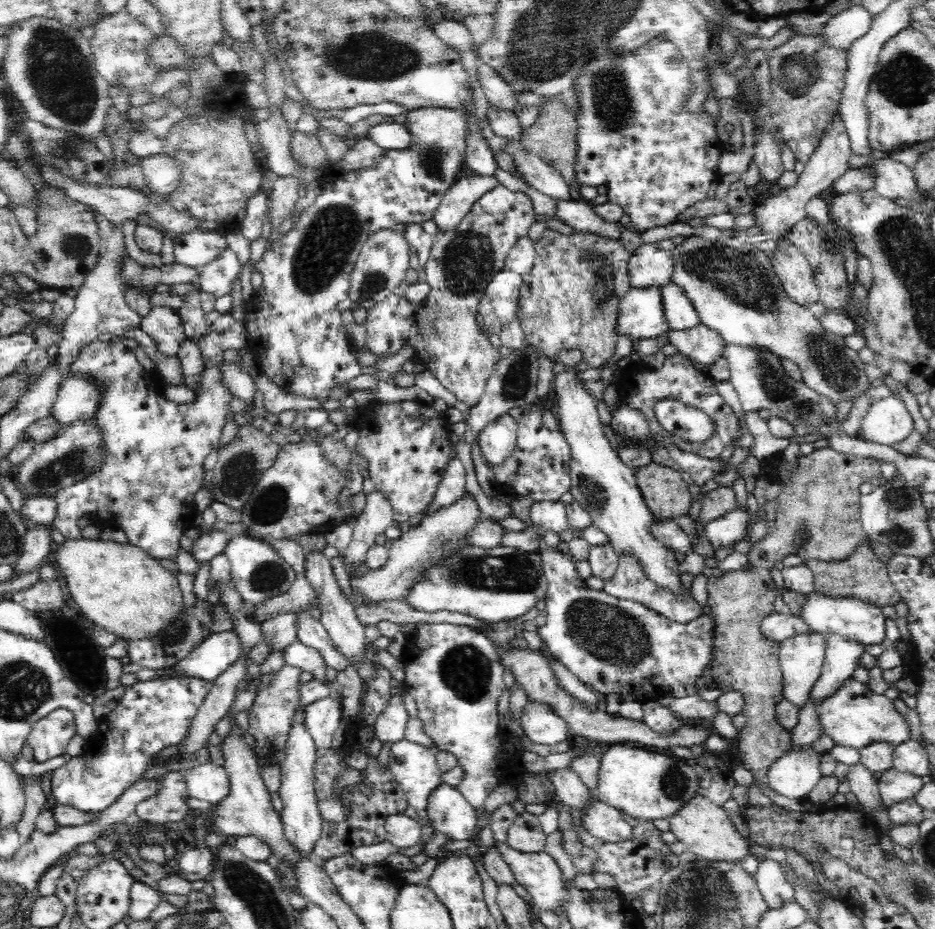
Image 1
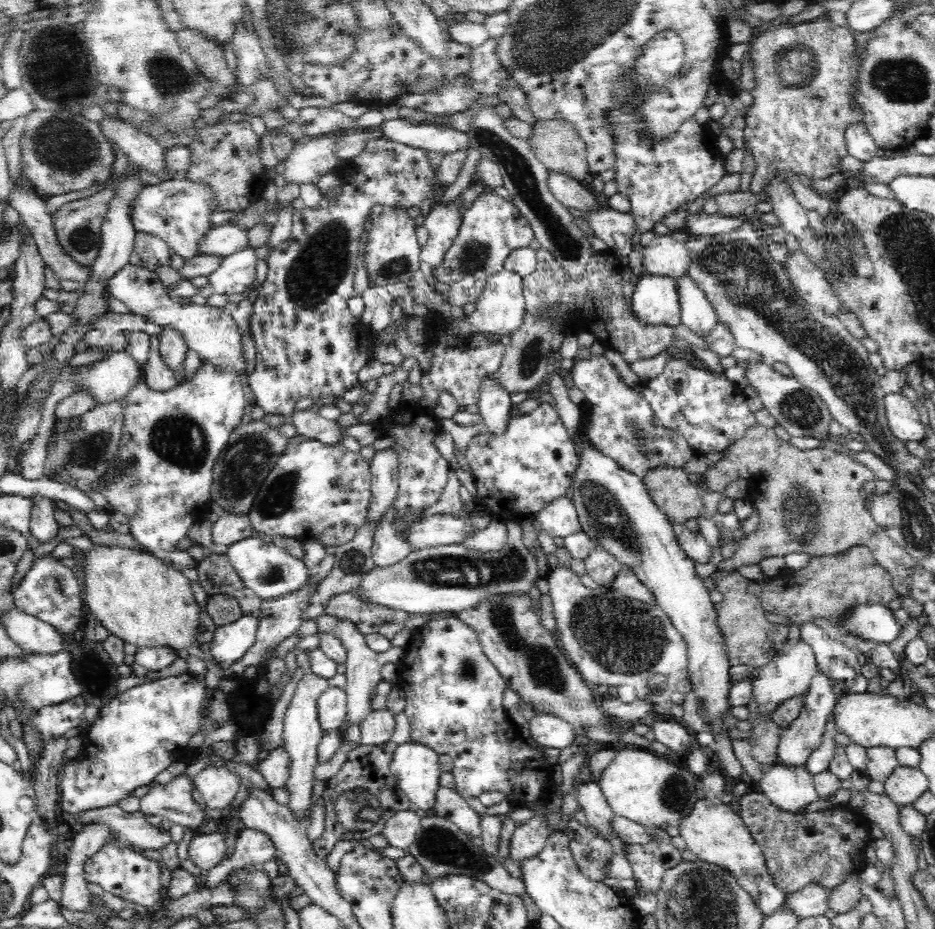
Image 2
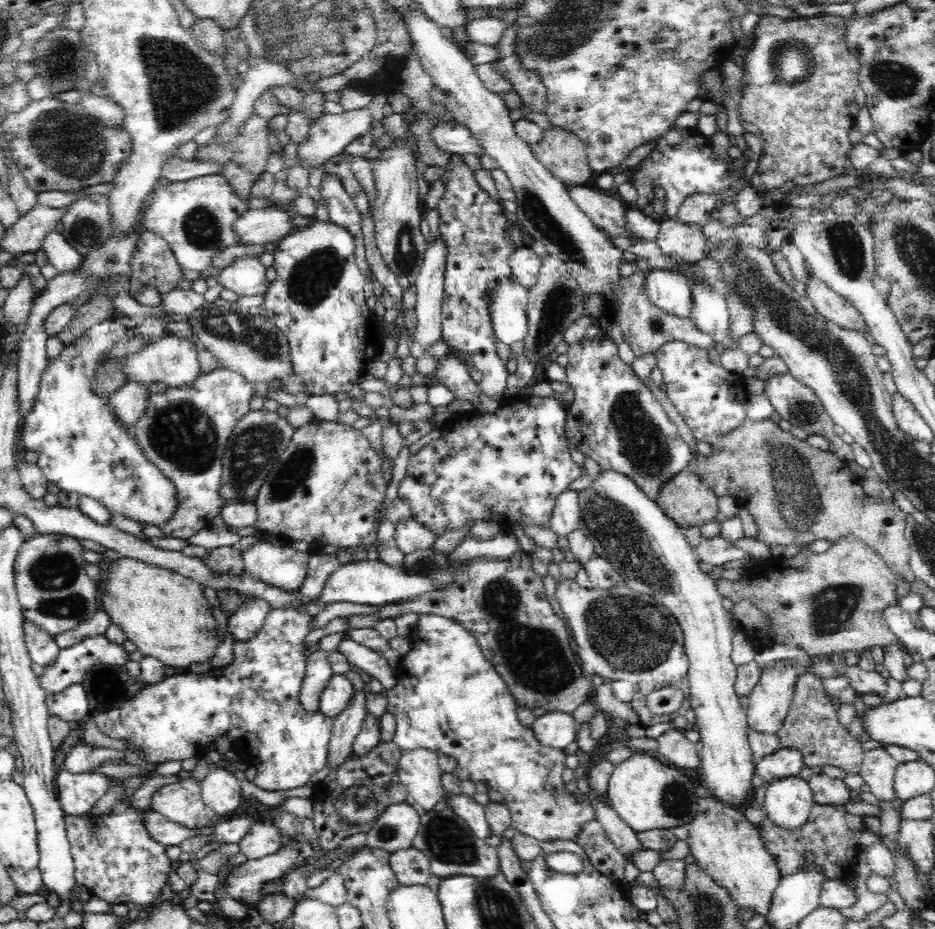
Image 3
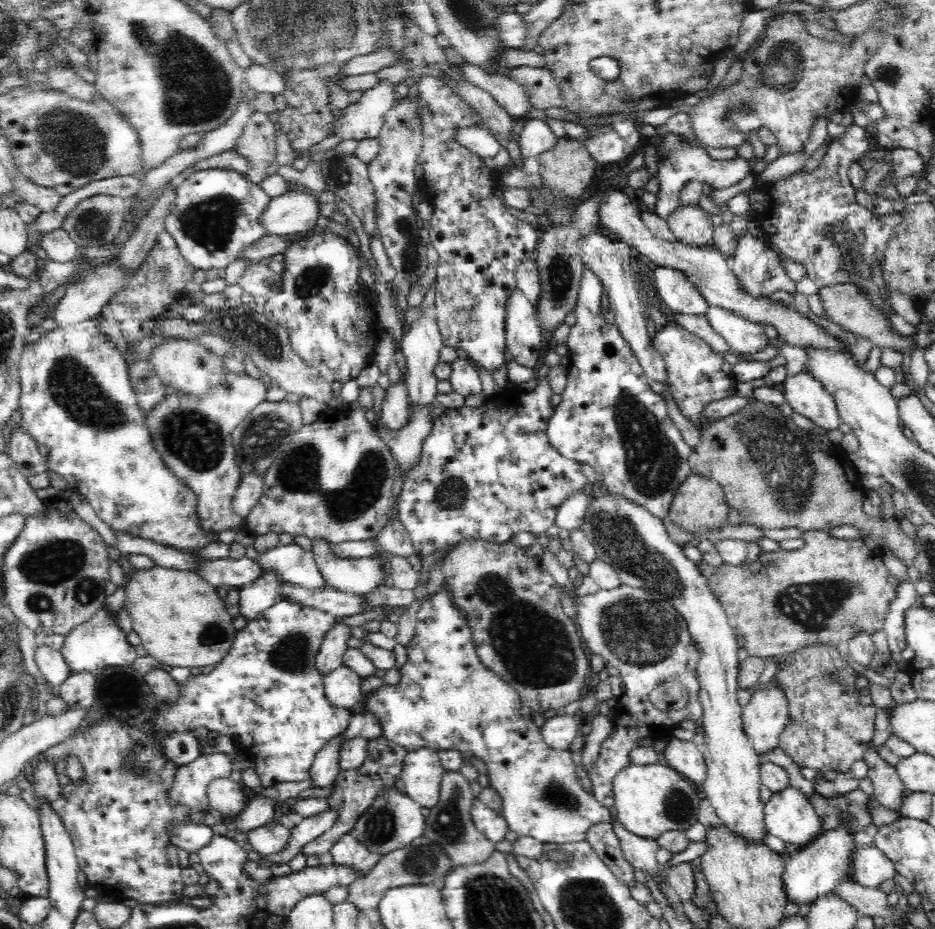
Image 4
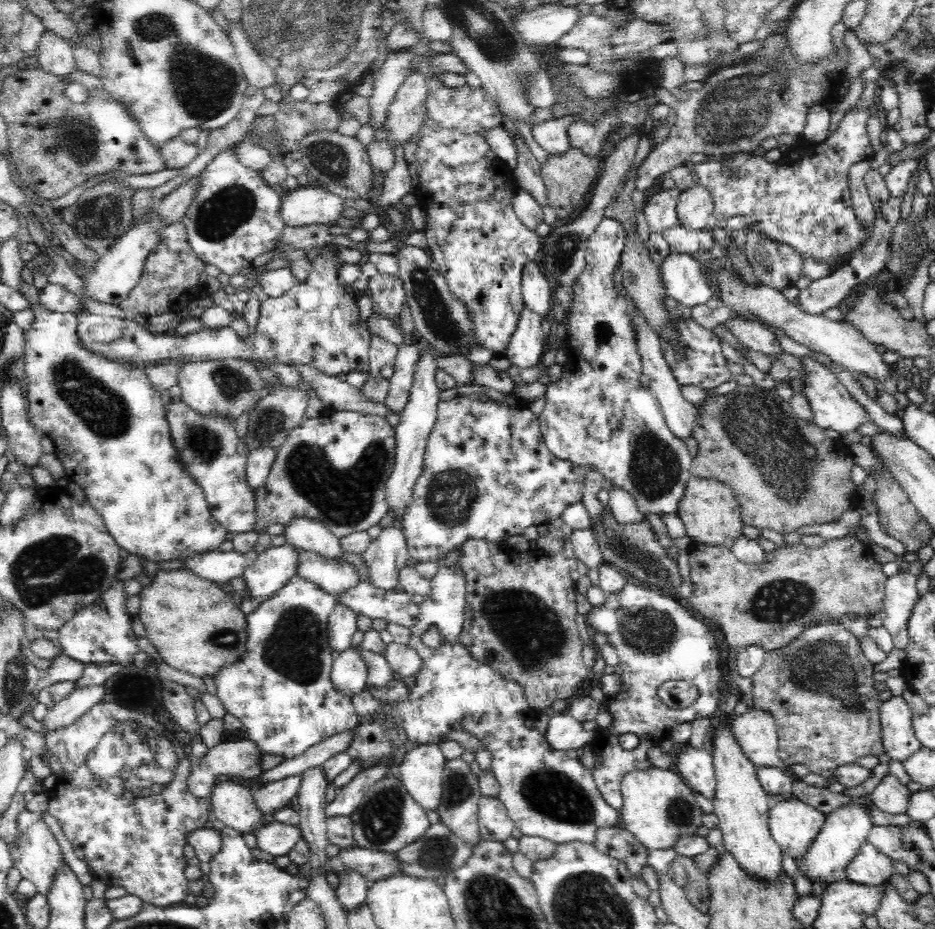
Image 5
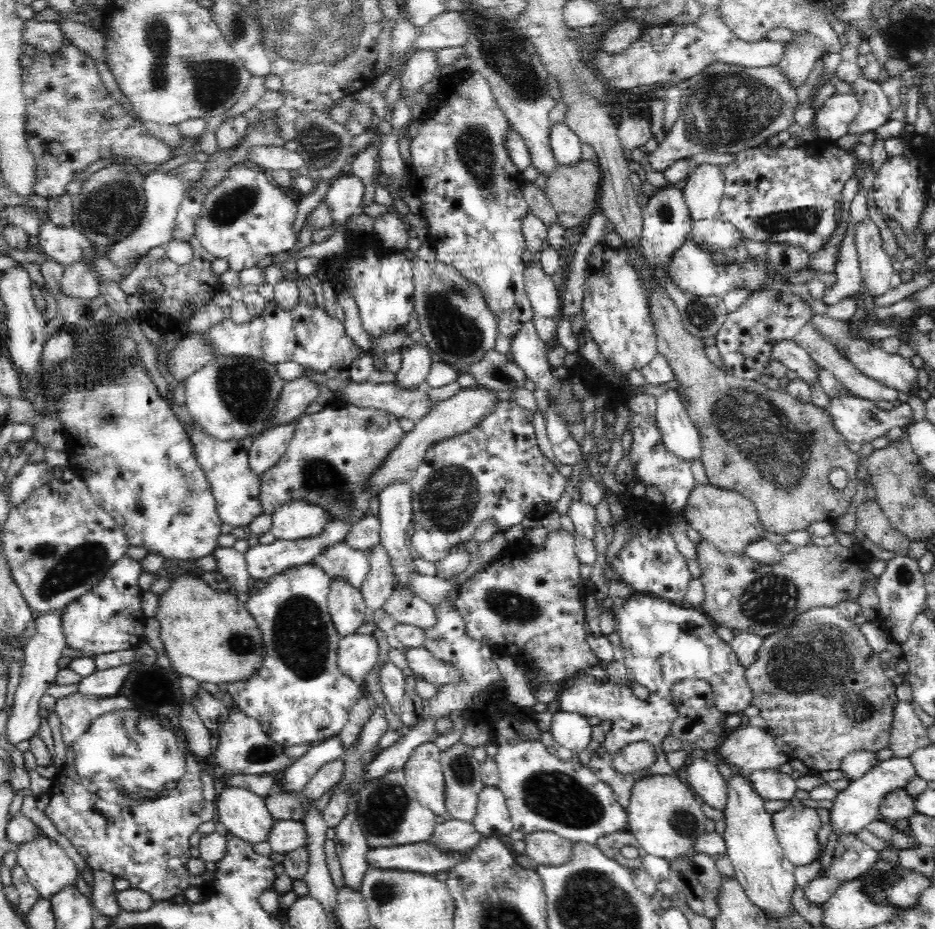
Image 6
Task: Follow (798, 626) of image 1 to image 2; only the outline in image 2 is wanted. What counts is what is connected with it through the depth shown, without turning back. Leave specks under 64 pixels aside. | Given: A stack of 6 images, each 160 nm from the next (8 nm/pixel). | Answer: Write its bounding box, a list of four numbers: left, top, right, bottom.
[800,622,868,693]

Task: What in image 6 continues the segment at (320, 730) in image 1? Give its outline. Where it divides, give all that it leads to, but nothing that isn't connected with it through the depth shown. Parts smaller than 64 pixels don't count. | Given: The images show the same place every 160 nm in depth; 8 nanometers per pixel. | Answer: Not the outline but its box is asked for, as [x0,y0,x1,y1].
[338,634,379,683]

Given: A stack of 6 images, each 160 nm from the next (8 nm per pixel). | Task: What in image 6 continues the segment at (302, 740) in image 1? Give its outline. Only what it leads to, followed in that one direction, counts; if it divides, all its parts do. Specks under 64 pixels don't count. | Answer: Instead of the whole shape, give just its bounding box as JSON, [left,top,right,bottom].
[327,579,367,638]

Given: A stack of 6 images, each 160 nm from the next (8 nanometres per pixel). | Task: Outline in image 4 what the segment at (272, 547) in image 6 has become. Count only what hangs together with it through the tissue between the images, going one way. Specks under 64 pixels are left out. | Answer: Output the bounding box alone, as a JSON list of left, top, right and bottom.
[240,570,283,620]

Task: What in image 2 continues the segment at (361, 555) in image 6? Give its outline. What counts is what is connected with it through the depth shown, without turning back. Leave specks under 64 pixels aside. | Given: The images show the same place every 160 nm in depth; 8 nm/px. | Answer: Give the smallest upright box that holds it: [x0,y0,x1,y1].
[227,537,307,600]

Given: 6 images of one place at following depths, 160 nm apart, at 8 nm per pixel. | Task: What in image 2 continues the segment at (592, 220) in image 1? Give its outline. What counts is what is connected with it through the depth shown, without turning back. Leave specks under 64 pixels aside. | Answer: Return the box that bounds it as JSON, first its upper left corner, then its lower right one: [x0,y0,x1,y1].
[584,208,636,256]

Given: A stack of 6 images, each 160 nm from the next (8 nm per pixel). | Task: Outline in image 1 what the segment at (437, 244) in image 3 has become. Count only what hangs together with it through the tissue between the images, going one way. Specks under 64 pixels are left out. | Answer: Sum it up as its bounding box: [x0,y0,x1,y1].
[433,171,498,230]

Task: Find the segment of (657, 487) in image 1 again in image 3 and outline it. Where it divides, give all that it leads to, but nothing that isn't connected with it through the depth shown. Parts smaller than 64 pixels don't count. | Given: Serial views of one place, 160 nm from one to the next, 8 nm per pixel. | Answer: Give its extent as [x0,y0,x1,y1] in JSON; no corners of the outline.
[655,470,720,528]

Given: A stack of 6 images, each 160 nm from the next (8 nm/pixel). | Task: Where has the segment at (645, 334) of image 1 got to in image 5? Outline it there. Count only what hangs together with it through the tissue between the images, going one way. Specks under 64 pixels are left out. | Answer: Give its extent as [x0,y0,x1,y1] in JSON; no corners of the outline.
[659,250,712,306]

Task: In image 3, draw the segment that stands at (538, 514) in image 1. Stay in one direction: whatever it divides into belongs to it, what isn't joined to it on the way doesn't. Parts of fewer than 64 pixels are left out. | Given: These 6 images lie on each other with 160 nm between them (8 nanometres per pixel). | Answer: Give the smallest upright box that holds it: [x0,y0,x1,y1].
[550,489,581,536]

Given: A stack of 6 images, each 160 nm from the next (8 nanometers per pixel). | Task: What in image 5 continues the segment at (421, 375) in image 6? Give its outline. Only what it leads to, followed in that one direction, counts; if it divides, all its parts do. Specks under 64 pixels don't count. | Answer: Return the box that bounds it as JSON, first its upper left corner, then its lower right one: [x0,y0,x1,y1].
[385,342,420,415]

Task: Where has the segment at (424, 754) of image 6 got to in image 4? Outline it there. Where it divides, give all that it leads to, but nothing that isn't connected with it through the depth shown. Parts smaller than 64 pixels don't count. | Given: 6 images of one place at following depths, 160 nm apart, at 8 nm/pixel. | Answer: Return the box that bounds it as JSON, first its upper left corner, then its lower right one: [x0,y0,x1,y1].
[400,748,445,809]

